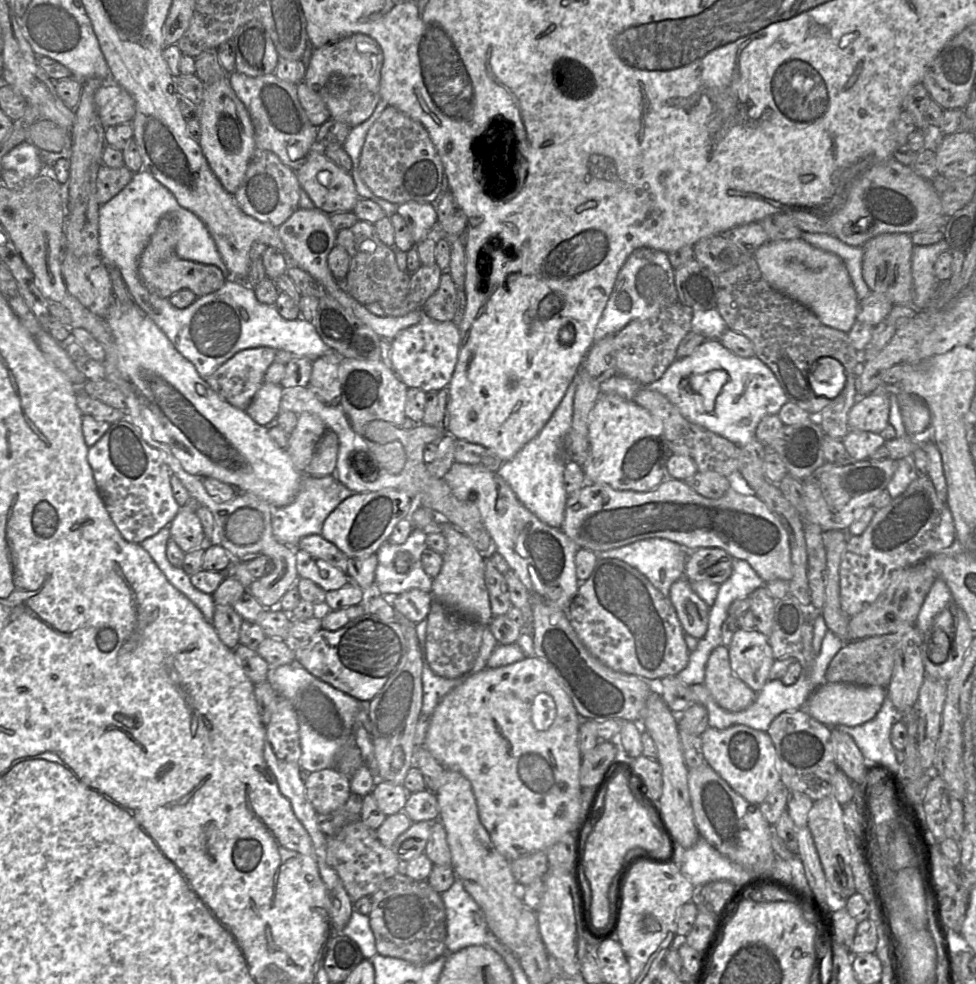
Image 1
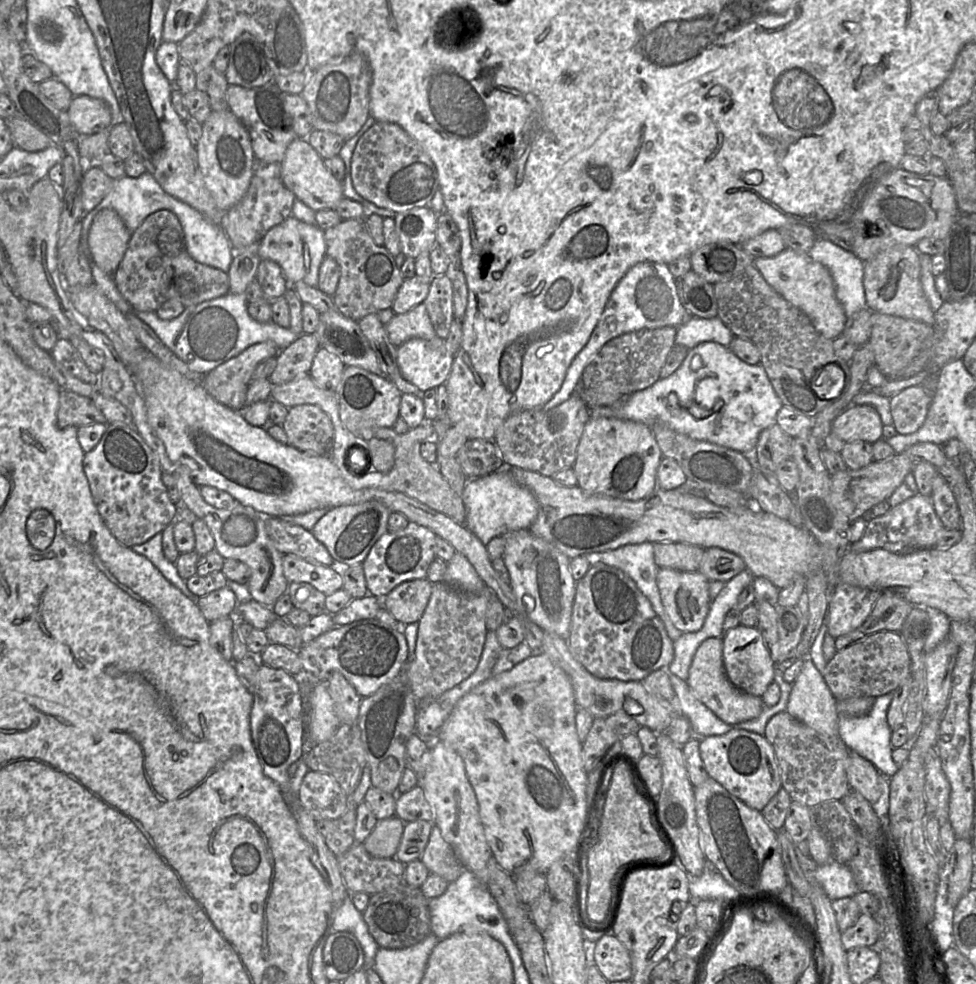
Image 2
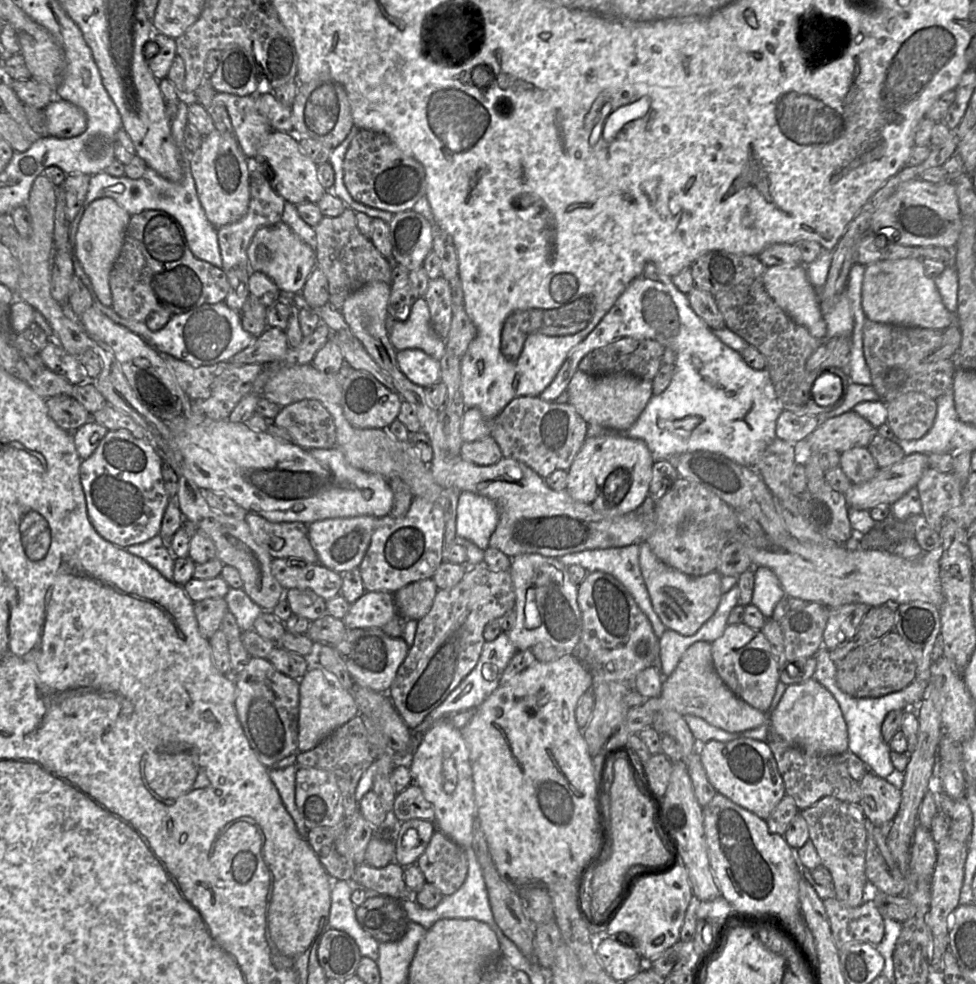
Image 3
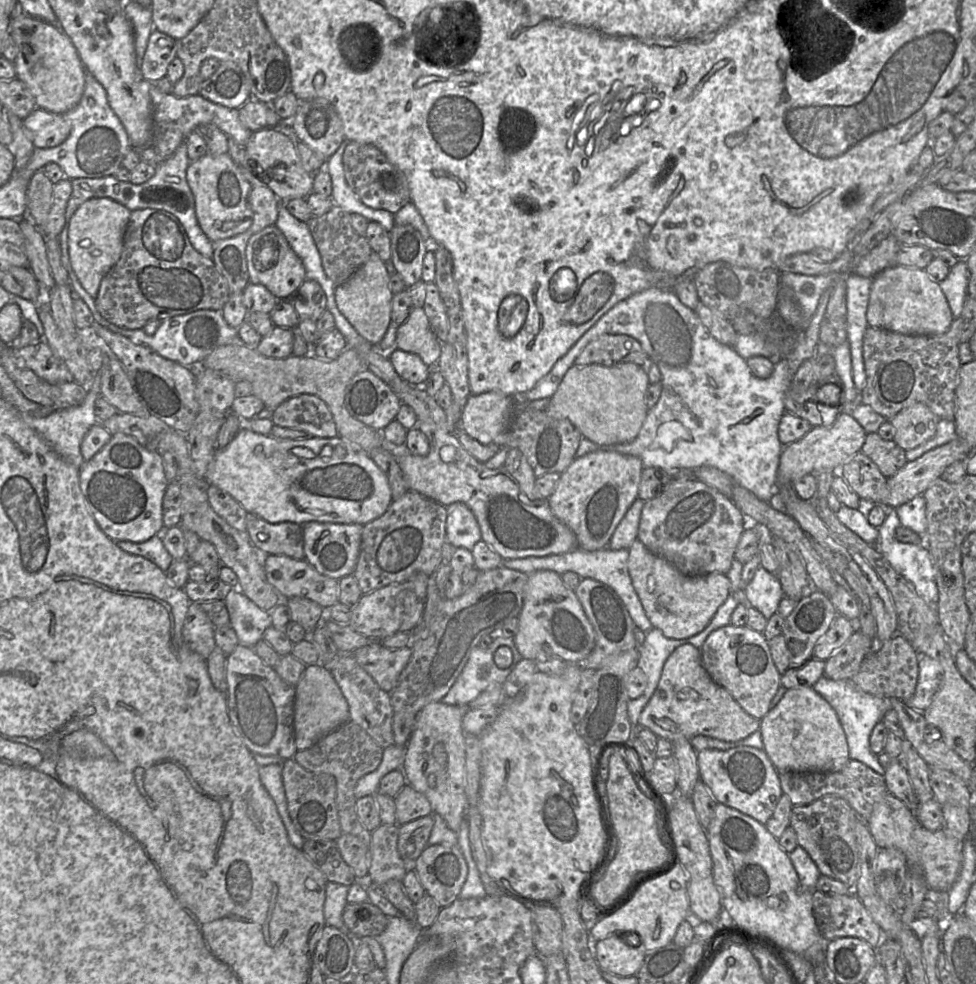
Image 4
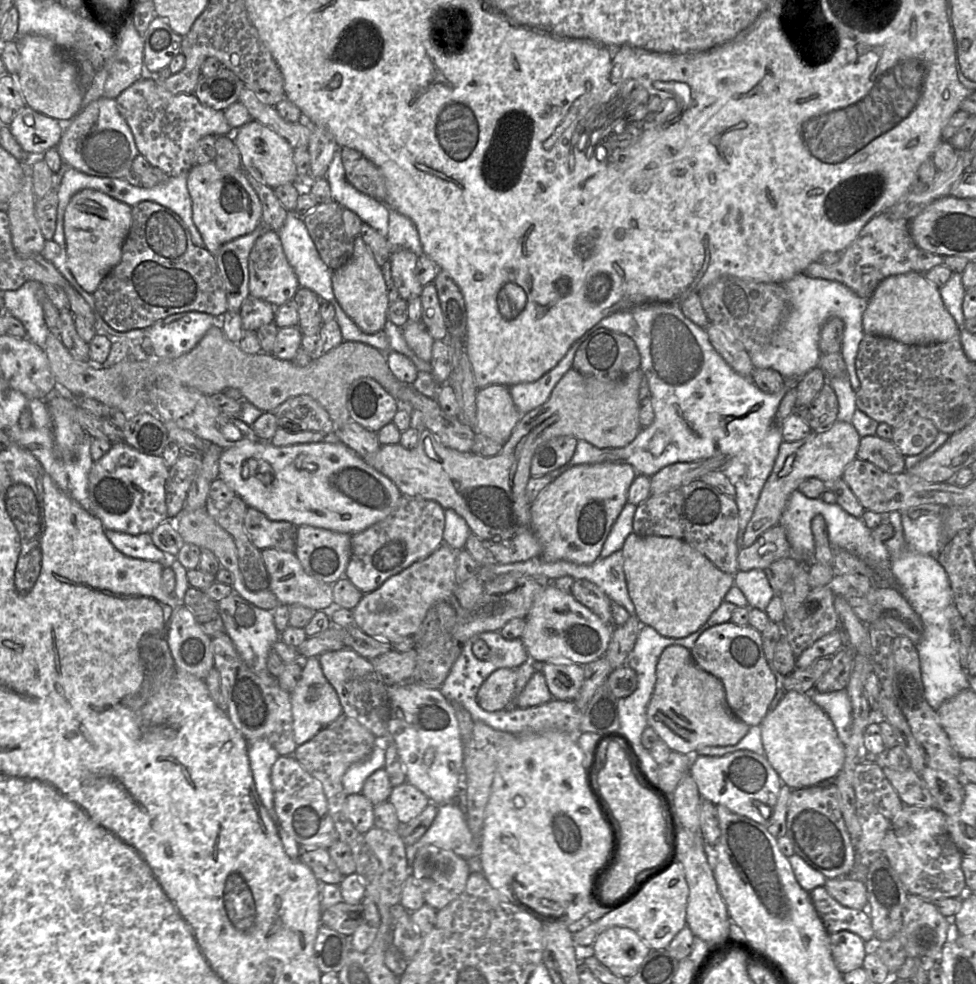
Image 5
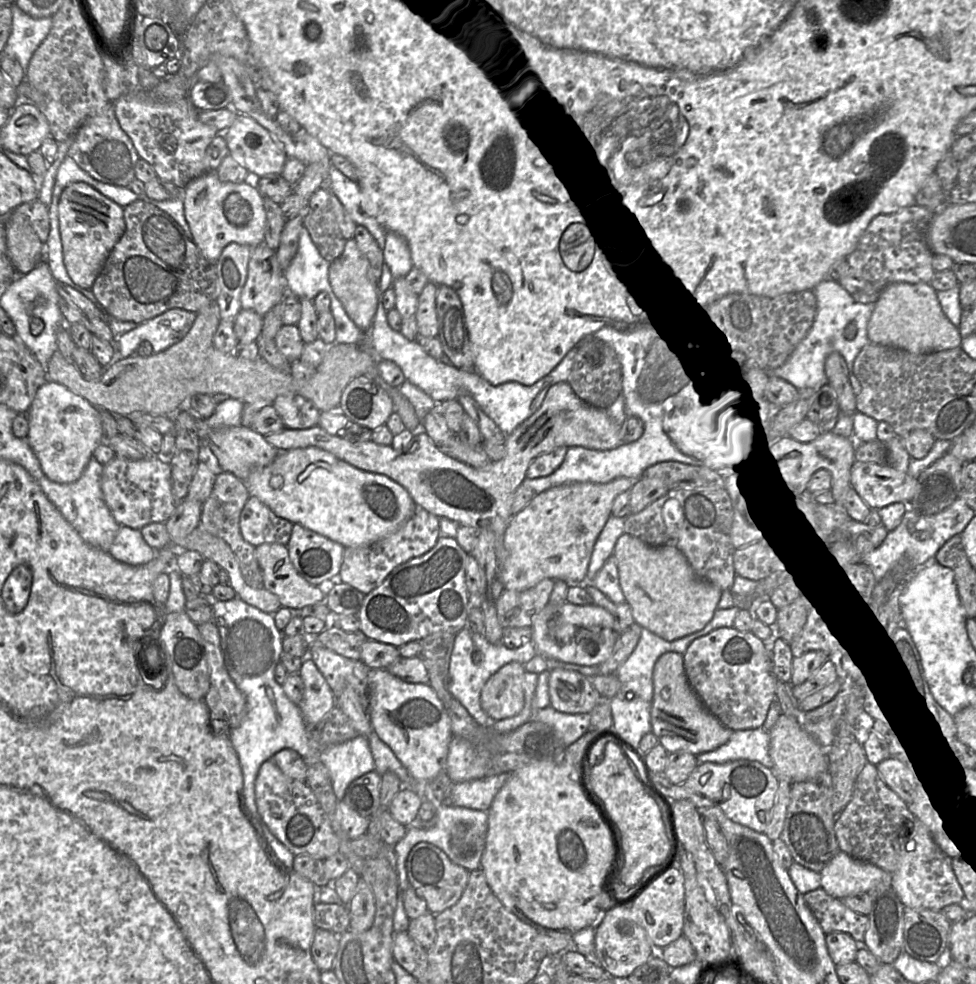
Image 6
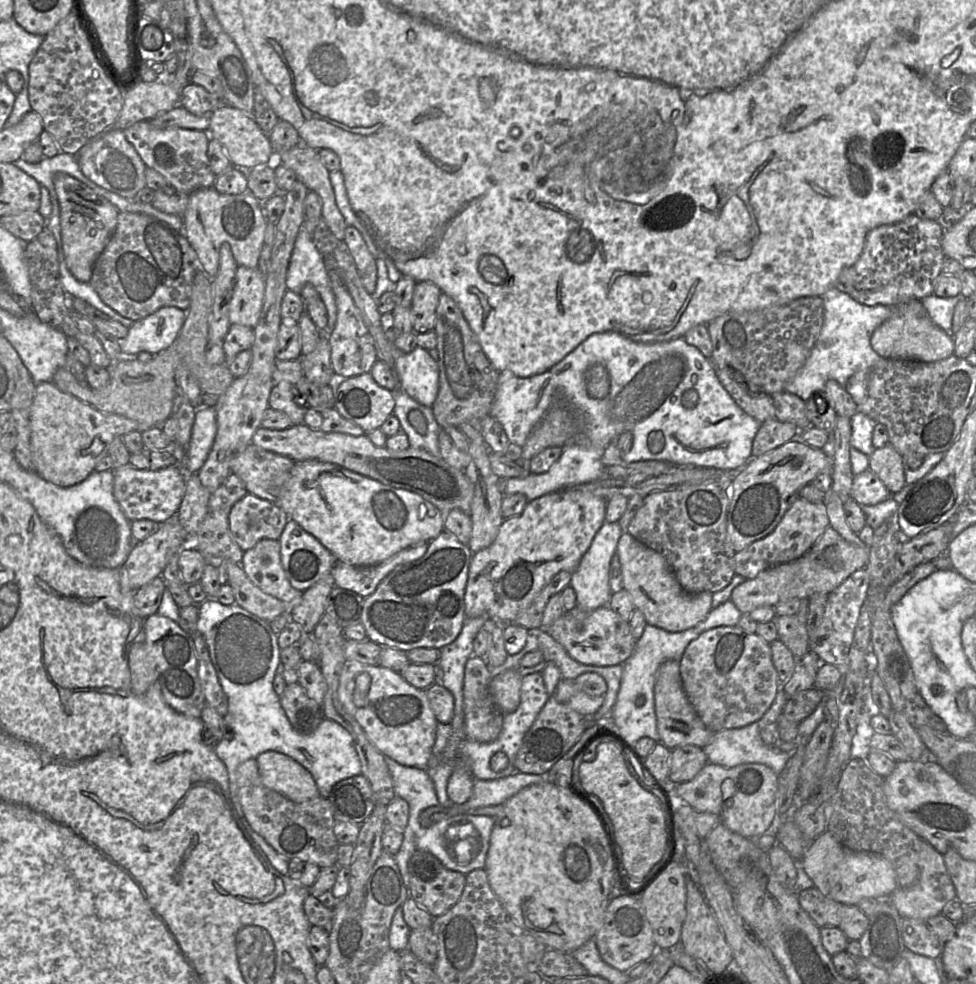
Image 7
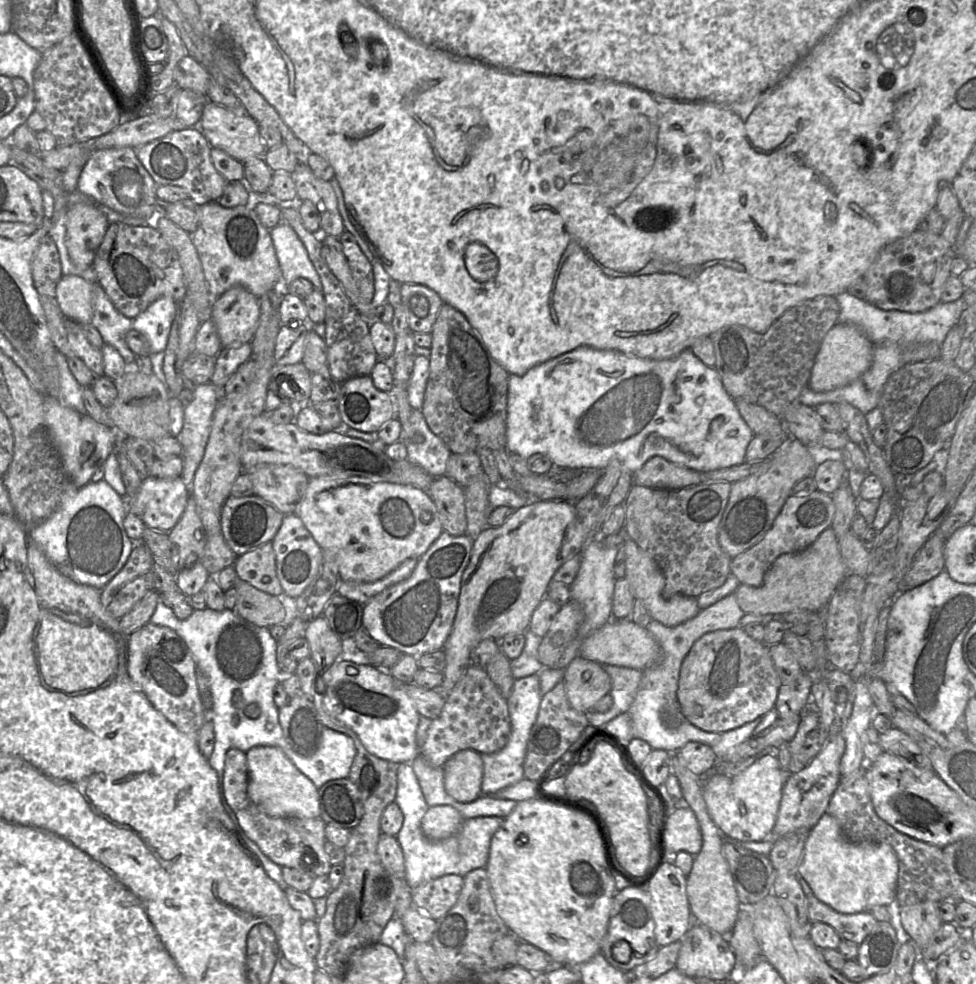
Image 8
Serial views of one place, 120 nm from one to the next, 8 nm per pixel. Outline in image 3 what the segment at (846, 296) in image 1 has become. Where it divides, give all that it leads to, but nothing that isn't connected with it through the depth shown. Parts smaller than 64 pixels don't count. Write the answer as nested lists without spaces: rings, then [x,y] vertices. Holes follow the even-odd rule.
[[[804,264],[767,267],[763,275],[763,285],[773,301],[792,320],[805,327],[814,338],[825,338],[827,324],[820,310],[819,296],[808,279]]]

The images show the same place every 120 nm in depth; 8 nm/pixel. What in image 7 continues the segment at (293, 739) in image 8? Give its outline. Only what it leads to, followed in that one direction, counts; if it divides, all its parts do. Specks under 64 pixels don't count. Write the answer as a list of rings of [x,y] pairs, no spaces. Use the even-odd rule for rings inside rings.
[[[298,682],[286,686],[280,704],[293,729],[301,735],[312,734],[324,717],[321,706],[306,695]]]

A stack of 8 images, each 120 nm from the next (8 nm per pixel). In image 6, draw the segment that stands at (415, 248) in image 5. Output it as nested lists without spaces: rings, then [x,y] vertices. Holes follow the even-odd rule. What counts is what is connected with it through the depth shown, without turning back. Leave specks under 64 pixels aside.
[[[392,231],[386,234],[383,258],[391,270],[393,279],[405,277],[413,267],[406,239]]]

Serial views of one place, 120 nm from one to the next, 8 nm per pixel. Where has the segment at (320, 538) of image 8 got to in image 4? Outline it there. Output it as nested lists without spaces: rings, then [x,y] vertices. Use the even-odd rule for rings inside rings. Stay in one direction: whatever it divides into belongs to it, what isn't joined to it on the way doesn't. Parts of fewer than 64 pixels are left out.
[[[248,426],[241,427],[226,447],[216,450],[206,473],[206,483],[227,492],[247,513],[269,523],[303,525],[315,521],[365,525],[383,515],[393,501],[385,474],[367,453],[339,435],[302,440],[276,439],[258,434]]]

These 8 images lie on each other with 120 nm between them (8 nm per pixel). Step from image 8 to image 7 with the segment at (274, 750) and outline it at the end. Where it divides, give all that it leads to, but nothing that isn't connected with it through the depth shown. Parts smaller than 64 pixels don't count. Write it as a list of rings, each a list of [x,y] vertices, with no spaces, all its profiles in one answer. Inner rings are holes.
[[[266,751],[255,760],[265,787],[296,803],[321,797],[311,773],[291,757]]]

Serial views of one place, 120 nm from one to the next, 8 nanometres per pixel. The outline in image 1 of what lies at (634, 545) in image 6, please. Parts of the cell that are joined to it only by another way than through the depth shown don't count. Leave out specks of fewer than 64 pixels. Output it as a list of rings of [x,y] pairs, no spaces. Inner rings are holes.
[[[685,577],[671,585],[669,598],[684,632],[701,639],[708,628],[710,607],[692,590]]]

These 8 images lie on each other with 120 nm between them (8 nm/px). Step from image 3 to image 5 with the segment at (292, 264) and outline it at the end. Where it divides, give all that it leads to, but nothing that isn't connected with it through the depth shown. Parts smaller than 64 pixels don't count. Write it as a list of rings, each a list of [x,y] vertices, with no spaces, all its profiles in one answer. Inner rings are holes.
[[[267,230],[254,242],[248,257],[249,294],[279,307],[293,299],[298,290],[297,276],[289,264],[277,232]]]

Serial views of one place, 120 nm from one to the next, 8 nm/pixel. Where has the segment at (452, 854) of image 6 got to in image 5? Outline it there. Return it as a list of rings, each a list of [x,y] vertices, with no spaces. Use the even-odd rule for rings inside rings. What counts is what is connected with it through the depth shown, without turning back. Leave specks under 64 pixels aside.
[[[456,803],[439,806],[431,826],[423,836],[414,844],[405,846],[409,873],[418,849],[425,845],[452,851],[465,860],[477,860],[479,857],[479,837],[472,835],[466,815]]]

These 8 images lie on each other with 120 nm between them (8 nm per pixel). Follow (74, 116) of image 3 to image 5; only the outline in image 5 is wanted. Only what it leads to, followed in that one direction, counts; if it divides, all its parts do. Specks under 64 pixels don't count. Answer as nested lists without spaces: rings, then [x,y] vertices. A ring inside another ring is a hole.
[[[25,106],[7,126],[28,158],[42,157],[47,150],[57,147],[65,131],[61,122],[29,106]]]

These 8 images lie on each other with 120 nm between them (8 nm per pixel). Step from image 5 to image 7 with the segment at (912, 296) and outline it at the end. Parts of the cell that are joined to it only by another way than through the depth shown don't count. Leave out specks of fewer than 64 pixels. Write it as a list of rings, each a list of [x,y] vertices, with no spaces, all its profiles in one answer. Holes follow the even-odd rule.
[[[912,299],[896,306],[892,317],[878,326],[870,339],[873,350],[884,358],[935,362],[954,354],[954,338],[929,317],[922,301]]]

